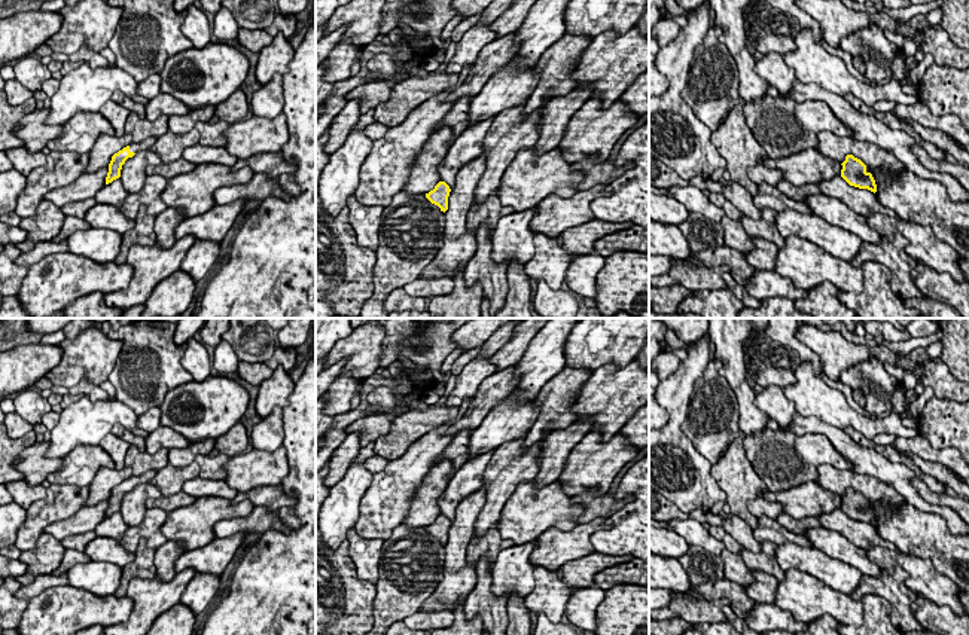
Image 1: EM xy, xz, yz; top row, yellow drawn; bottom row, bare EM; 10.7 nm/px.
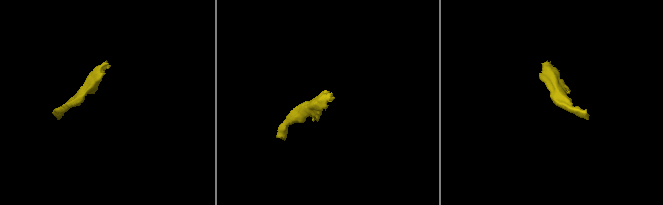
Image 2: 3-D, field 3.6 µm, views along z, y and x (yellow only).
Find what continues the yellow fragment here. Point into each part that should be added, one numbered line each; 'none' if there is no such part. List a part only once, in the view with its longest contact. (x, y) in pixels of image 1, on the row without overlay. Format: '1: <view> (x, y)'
1: xy (148, 476)

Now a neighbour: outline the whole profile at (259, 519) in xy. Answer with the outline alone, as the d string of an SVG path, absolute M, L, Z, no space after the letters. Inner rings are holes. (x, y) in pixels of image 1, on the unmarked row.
M256 506L246 518L219 520L214 525L216 538L231 537L237 532L246 535L252 532L263 534L266 531L280 531L289 534L290 529L283 523L278 510L268 512L263 506Z

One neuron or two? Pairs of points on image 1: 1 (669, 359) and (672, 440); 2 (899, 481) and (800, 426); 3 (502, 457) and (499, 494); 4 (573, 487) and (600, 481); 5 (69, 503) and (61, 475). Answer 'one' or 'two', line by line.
1: two
2: one
3: one
4: one
5: two

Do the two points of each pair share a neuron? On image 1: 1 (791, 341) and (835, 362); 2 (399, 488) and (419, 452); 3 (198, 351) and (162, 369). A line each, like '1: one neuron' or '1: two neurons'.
1: two neurons
2: one neuron
3: two neurons

